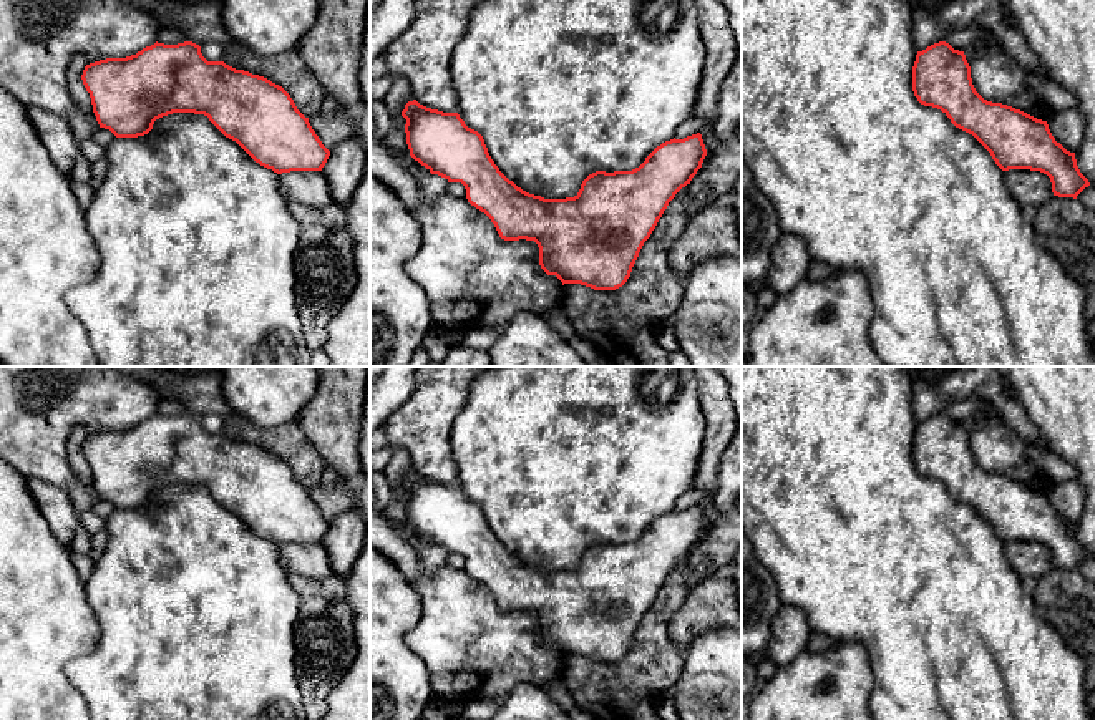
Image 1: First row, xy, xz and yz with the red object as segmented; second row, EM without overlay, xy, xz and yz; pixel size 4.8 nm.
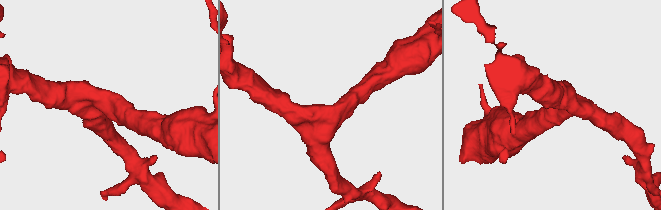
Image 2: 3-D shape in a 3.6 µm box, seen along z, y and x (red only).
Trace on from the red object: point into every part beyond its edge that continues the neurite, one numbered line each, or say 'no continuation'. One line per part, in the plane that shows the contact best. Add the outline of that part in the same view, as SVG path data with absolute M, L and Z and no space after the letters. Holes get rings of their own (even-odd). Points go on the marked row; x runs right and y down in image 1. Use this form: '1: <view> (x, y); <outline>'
no continuation

